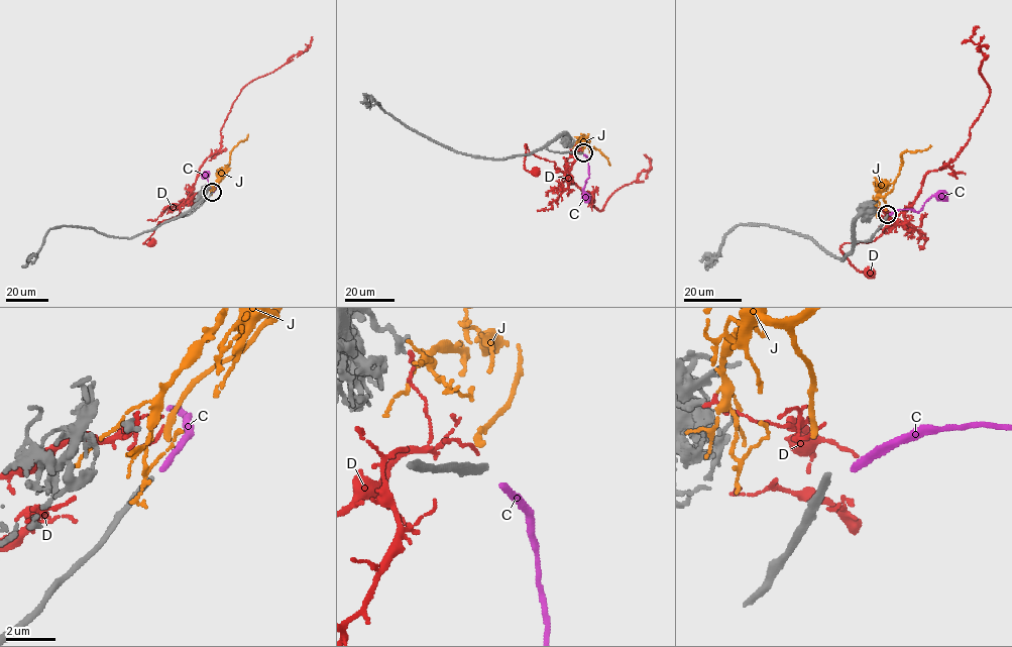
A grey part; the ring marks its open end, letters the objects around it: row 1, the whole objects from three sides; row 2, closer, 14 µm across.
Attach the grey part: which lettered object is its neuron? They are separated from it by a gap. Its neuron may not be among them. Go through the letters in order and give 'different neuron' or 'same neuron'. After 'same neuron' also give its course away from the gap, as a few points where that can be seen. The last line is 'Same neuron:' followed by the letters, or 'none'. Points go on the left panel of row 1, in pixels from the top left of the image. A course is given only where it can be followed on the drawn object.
C: different neuron
D: different neuron
J: different neuron
Same neuron: none

